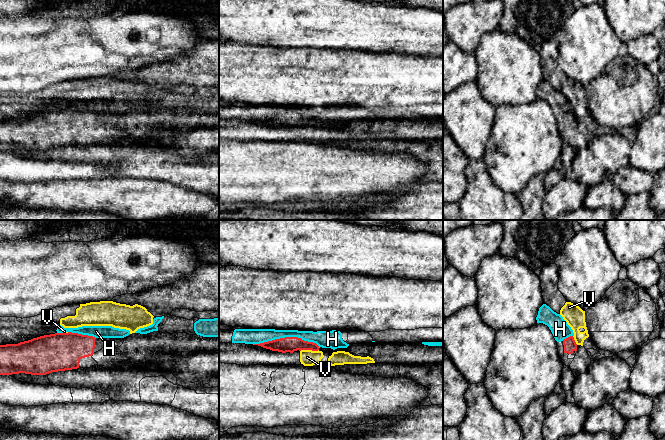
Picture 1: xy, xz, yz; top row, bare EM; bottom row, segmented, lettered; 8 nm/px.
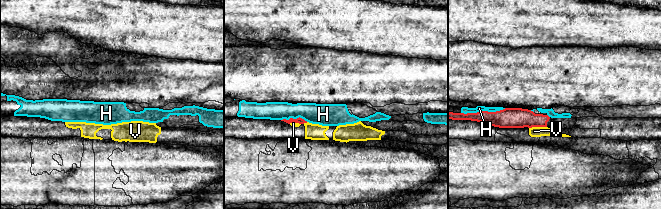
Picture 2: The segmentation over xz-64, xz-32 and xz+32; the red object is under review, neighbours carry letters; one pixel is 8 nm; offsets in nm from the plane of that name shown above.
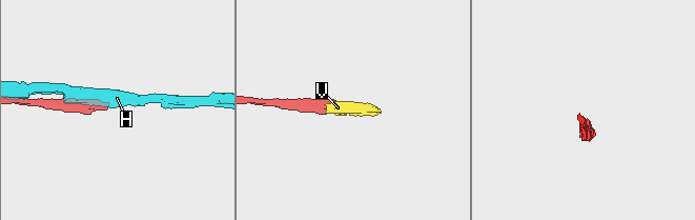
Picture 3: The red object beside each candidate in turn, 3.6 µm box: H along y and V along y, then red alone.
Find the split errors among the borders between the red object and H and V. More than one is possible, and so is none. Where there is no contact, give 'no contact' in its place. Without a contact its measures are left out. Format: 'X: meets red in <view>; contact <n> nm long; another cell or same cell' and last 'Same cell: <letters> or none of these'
H: meets red in xz; contact 550 nm long; another cell
V: meets red in xz; contact 150 nm long; another cell
Same cell: none of these

